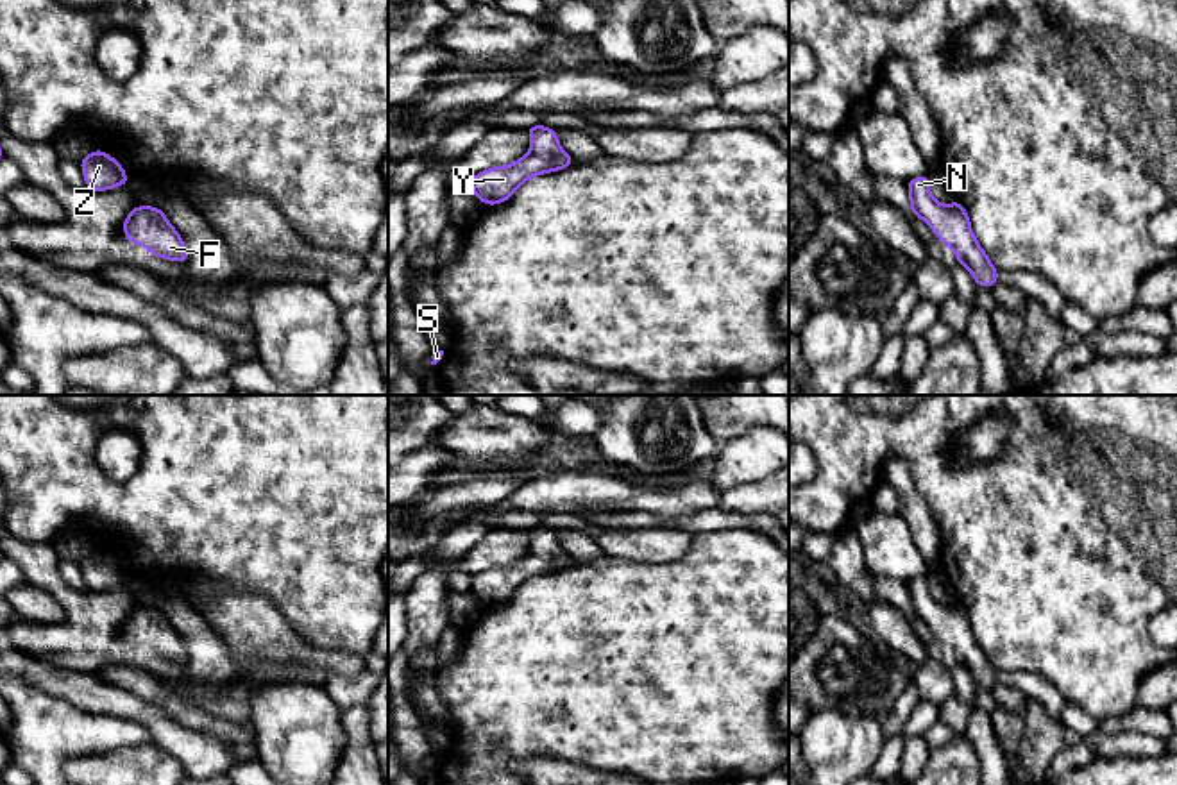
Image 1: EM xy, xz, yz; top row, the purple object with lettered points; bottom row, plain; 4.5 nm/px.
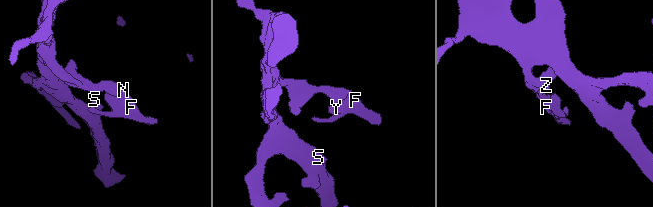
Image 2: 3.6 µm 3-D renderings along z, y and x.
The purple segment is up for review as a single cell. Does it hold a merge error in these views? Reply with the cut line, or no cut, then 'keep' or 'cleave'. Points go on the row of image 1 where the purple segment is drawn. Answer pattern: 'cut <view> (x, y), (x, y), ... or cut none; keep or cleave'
cut none; keep

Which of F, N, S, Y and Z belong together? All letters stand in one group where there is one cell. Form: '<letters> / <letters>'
F N S Y Z

